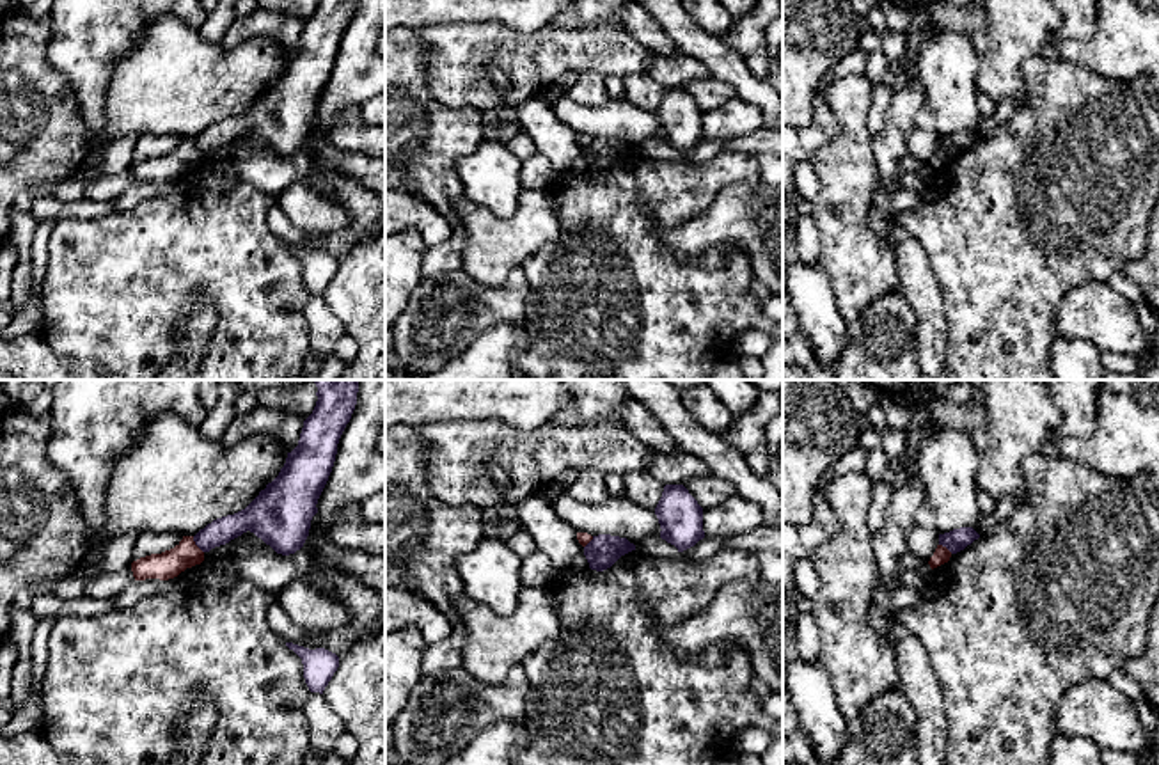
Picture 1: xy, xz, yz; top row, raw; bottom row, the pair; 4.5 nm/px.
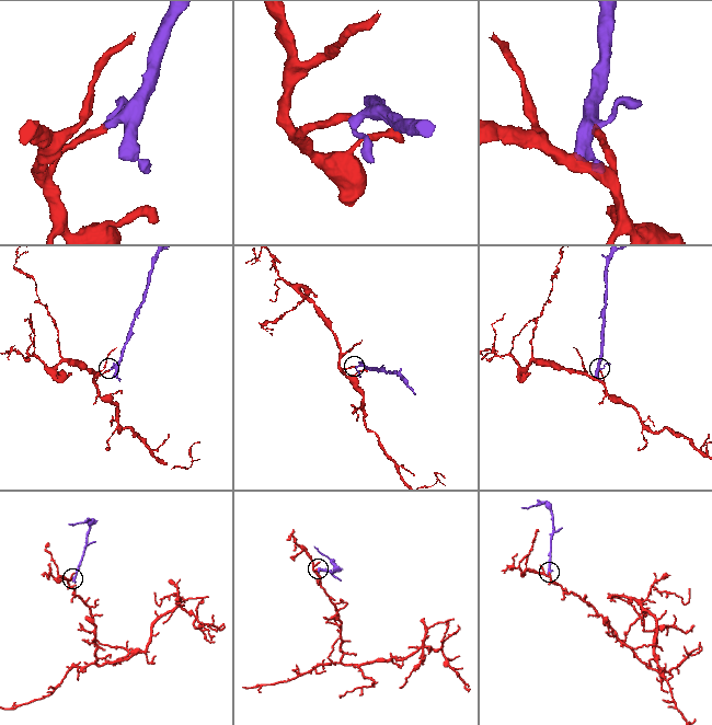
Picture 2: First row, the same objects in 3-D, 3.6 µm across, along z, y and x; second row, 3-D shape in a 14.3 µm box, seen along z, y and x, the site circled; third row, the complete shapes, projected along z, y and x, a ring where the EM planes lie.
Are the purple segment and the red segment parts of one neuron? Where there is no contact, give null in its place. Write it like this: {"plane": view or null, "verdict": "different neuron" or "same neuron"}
{"plane": "xy", "verdict": "different neuron"}

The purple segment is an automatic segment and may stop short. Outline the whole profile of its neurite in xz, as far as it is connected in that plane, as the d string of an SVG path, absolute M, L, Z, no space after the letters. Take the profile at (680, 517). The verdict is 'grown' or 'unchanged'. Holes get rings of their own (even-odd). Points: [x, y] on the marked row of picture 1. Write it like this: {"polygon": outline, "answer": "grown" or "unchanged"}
{"polygon": "M683 485L664 486L655 515L662 529L660 538L674 545L678 552L705 538L703 508Z", "answer": "unchanged"}

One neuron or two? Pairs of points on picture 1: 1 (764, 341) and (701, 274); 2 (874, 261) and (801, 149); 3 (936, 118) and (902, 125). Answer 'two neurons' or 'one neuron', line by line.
1: two neurons
2: two neurons
3: two neurons

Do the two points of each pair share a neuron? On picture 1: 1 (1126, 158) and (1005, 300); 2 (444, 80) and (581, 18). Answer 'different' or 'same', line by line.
1: same
2: different

